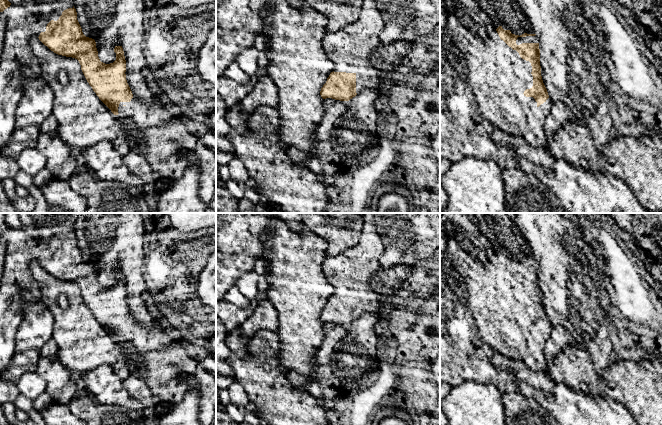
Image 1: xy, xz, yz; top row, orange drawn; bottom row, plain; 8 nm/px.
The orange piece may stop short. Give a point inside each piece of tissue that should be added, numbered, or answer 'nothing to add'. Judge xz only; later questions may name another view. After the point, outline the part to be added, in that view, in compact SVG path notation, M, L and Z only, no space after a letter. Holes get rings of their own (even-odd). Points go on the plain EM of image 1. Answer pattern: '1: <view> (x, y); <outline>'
1: xz (349, 272); M363 213L363 229L359 242L335 256L327 256L321 264L325 278L335 290L334 296L356 298L357 318L363 313L378 314L384 307L382 295L370 287L371 277L381 270L380 259L384 252L385 245L374 222L374 213Z

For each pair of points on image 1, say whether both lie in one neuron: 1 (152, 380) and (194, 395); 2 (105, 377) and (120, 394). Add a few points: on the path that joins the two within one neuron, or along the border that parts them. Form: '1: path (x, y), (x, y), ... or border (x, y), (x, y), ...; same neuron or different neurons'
1: border (182, 373), (192, 375), (198, 382), (198, 413); different neurons
2: path (105, 382), (115, 394); same neuron

